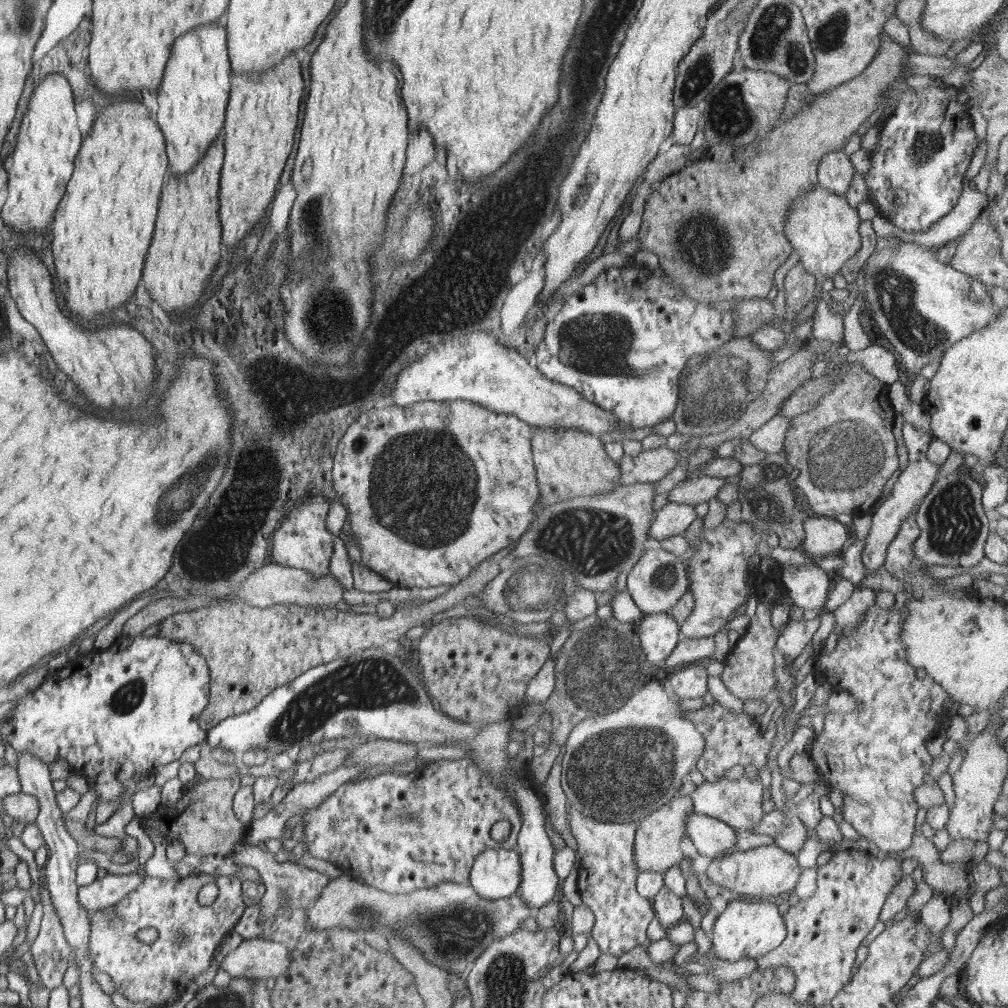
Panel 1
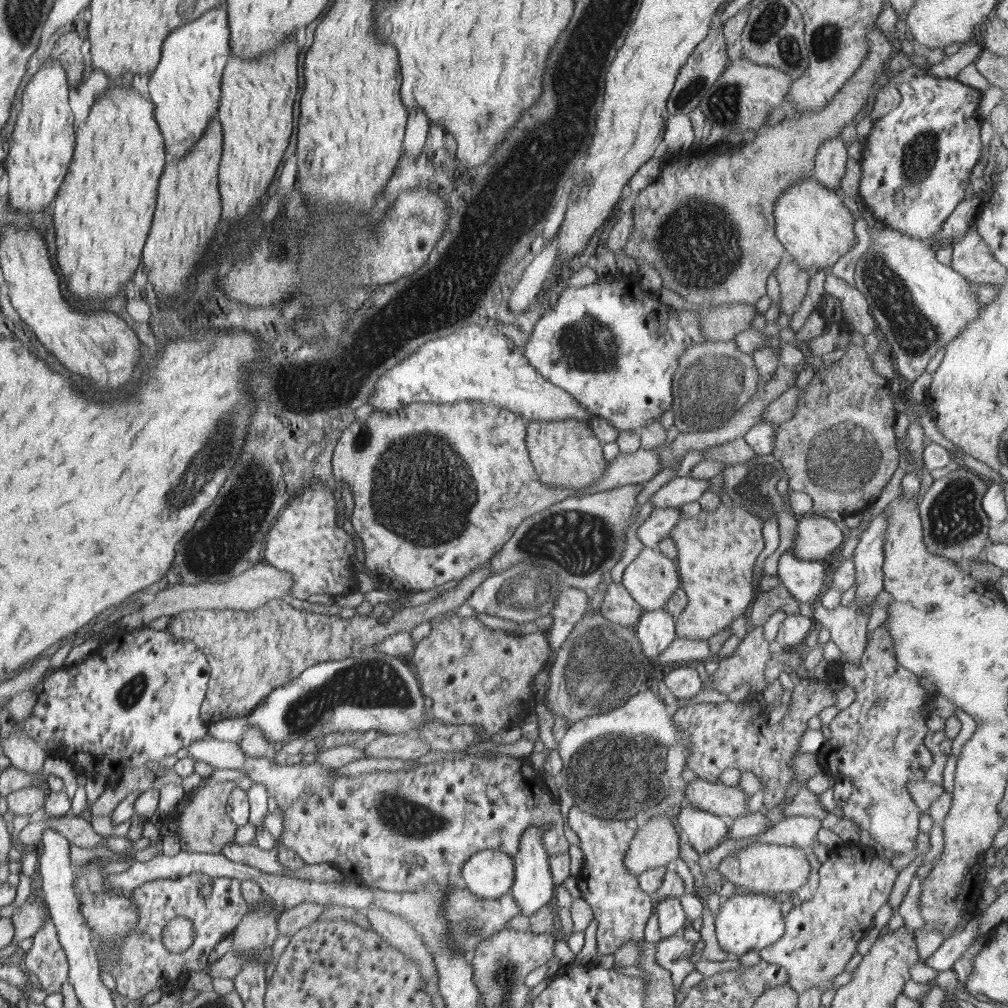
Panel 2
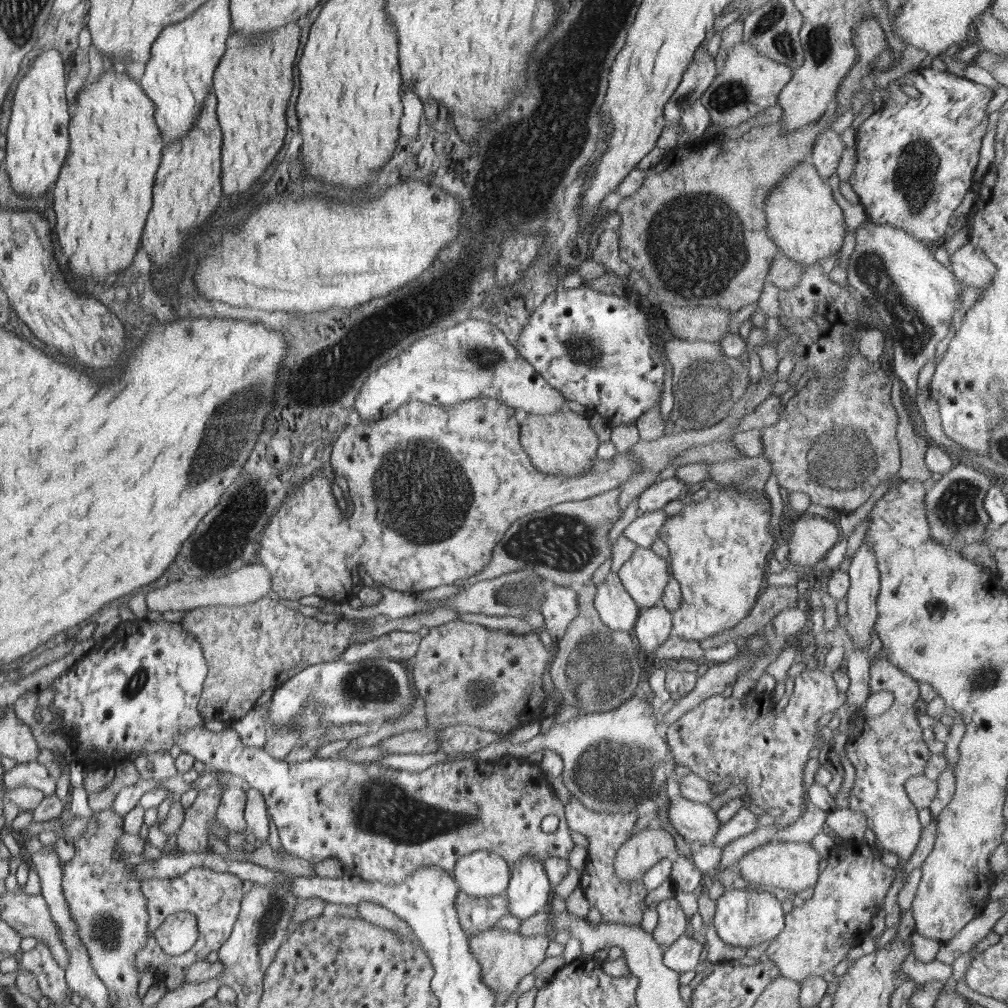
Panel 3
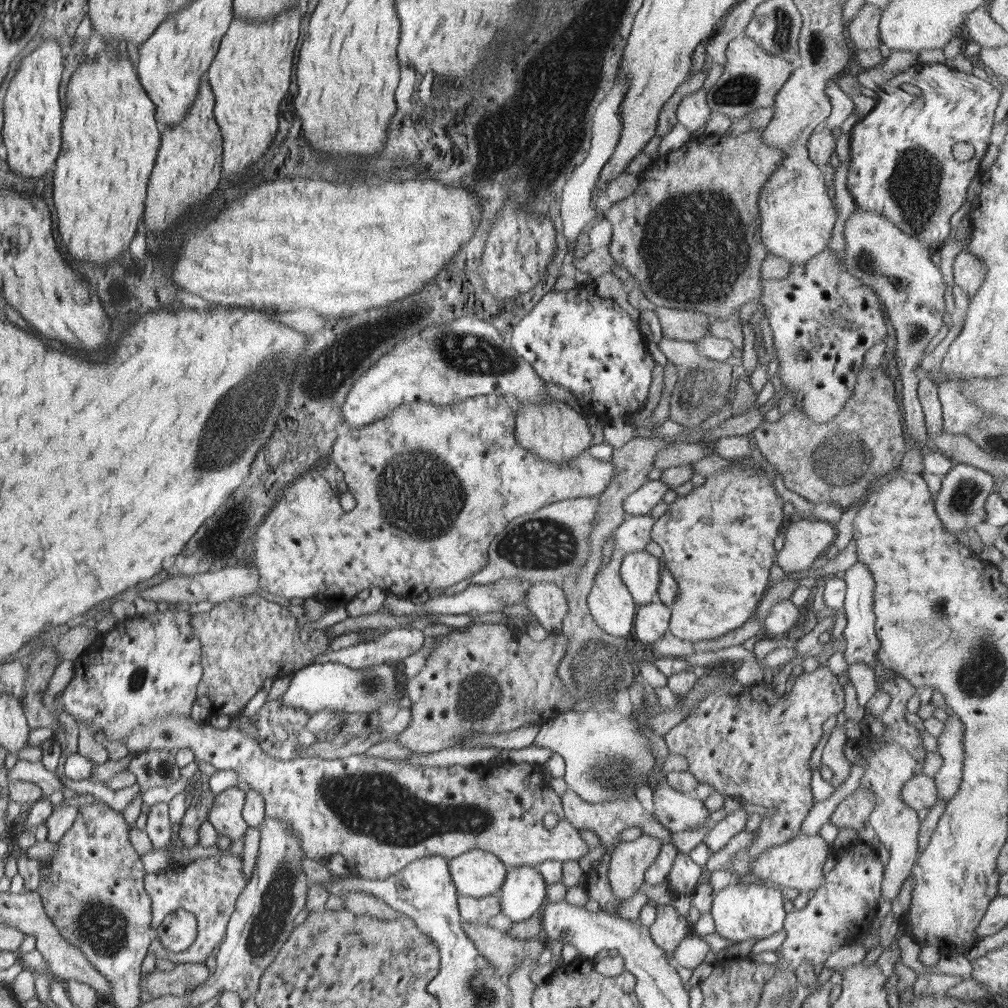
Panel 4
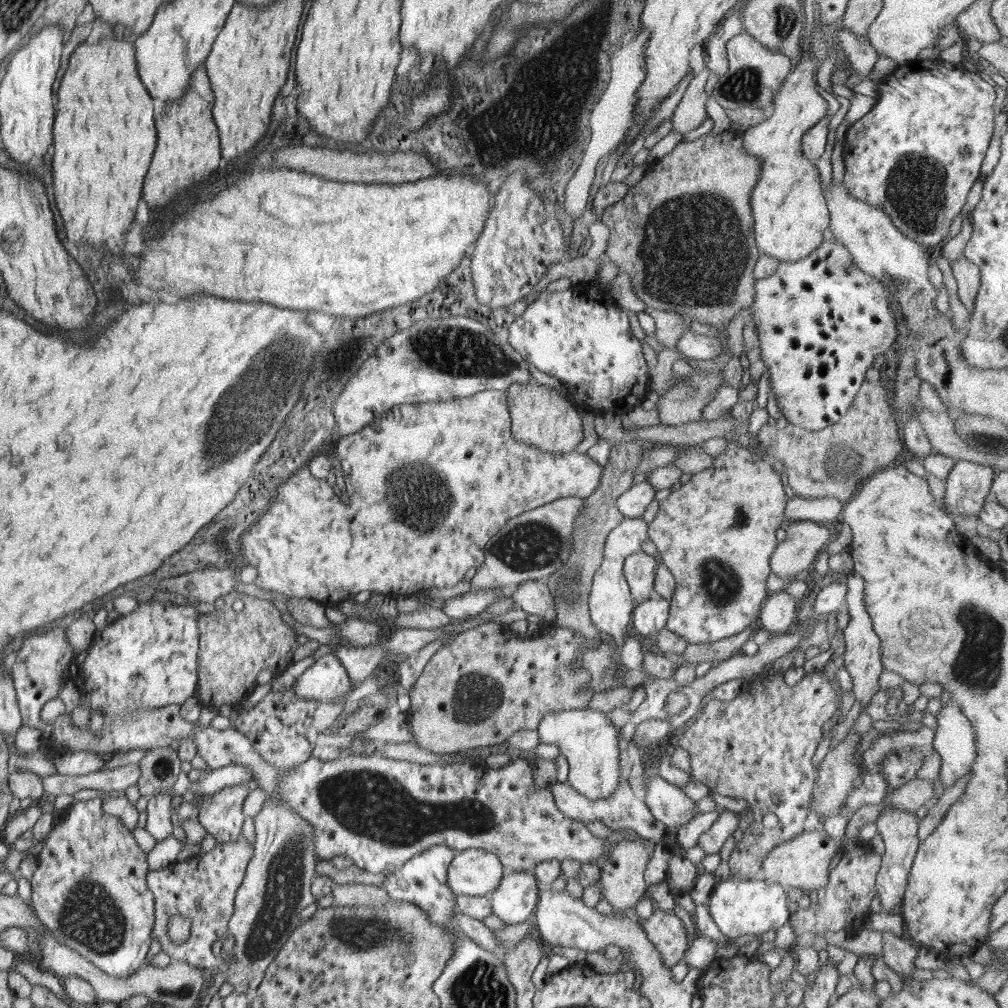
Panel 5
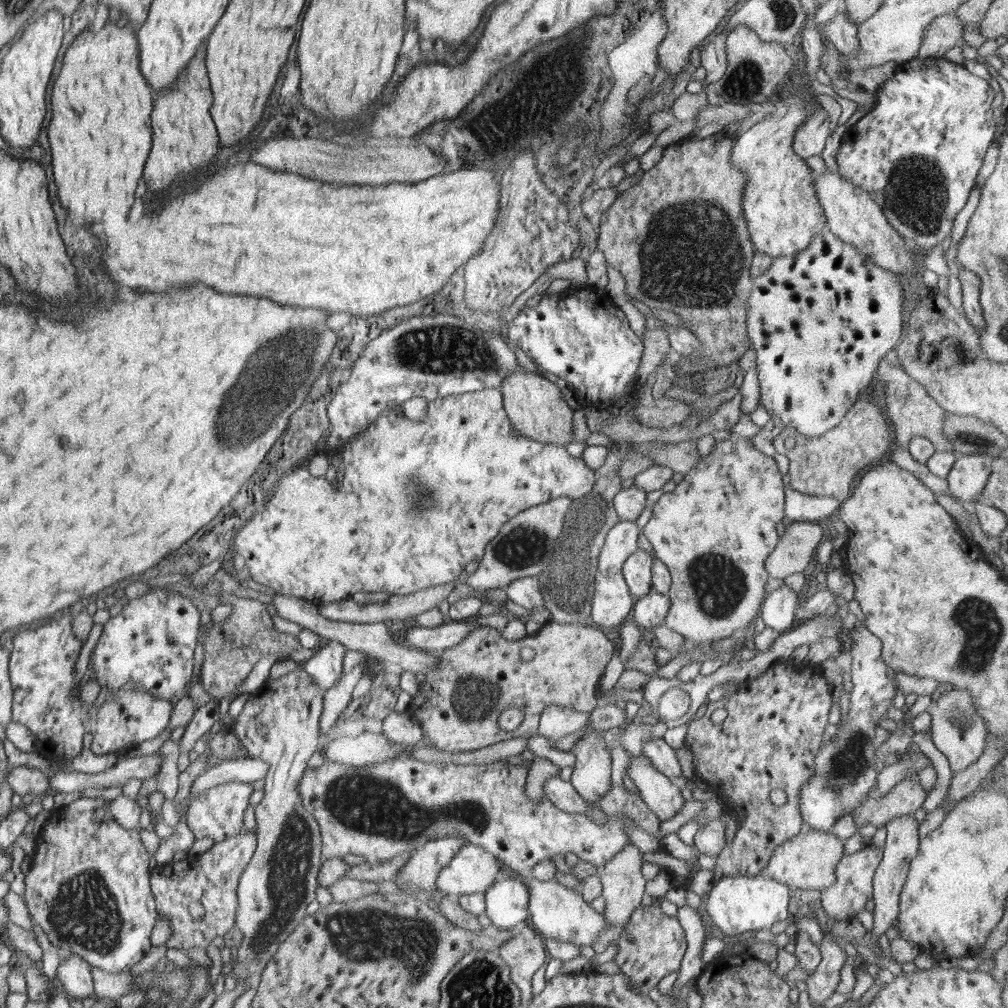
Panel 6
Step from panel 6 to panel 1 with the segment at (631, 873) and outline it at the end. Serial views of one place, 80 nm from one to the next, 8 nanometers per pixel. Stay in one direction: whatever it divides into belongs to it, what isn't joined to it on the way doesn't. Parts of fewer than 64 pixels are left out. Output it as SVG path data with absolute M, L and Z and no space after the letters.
M677 795L662 808L651 812L641 819L635 833L635 845L633 846L633 858L639 872L665 872L670 867L678 865L683 858L680 842L687 834L687 820L693 813L693 802L690 795Z

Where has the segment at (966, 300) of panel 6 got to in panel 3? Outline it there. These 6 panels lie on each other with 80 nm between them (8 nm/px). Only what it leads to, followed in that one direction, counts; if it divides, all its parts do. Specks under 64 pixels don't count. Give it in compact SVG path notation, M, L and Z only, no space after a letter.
M969 241L952 254L950 269L962 286L982 288L992 282L997 266Z

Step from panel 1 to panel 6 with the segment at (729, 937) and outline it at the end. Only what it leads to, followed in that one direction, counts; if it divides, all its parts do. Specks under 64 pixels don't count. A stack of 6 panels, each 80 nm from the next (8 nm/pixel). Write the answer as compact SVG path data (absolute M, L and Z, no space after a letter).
M765 873L756 876L728 876L714 881L712 888L703 899L706 916L724 935L739 935L745 932L757 932L763 928L771 928L776 922L786 920L788 902L790 902L790 886L778 882Z

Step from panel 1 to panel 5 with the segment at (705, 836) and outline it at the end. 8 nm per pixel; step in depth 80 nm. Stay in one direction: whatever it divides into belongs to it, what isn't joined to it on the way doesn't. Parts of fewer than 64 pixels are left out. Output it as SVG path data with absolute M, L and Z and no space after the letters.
M654 769L647 774L648 795L645 803L655 819L663 822L670 831L688 824L696 815L696 801L689 798L682 787L664 780Z

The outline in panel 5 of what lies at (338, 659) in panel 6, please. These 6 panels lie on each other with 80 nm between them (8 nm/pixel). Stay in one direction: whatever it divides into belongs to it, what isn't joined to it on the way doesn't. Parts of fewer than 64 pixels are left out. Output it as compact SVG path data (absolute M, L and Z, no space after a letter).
M335 649L308 667L293 686L299 698L332 703L337 696L349 694L352 684L347 670L336 658Z

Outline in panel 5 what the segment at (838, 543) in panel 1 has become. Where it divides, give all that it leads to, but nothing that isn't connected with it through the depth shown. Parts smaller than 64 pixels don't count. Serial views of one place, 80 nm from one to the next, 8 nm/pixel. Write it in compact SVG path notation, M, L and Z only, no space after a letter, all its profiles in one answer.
M790 521L789 525L788 536L777 544L770 557L771 571L785 581L804 575L831 537L826 526L813 521Z

